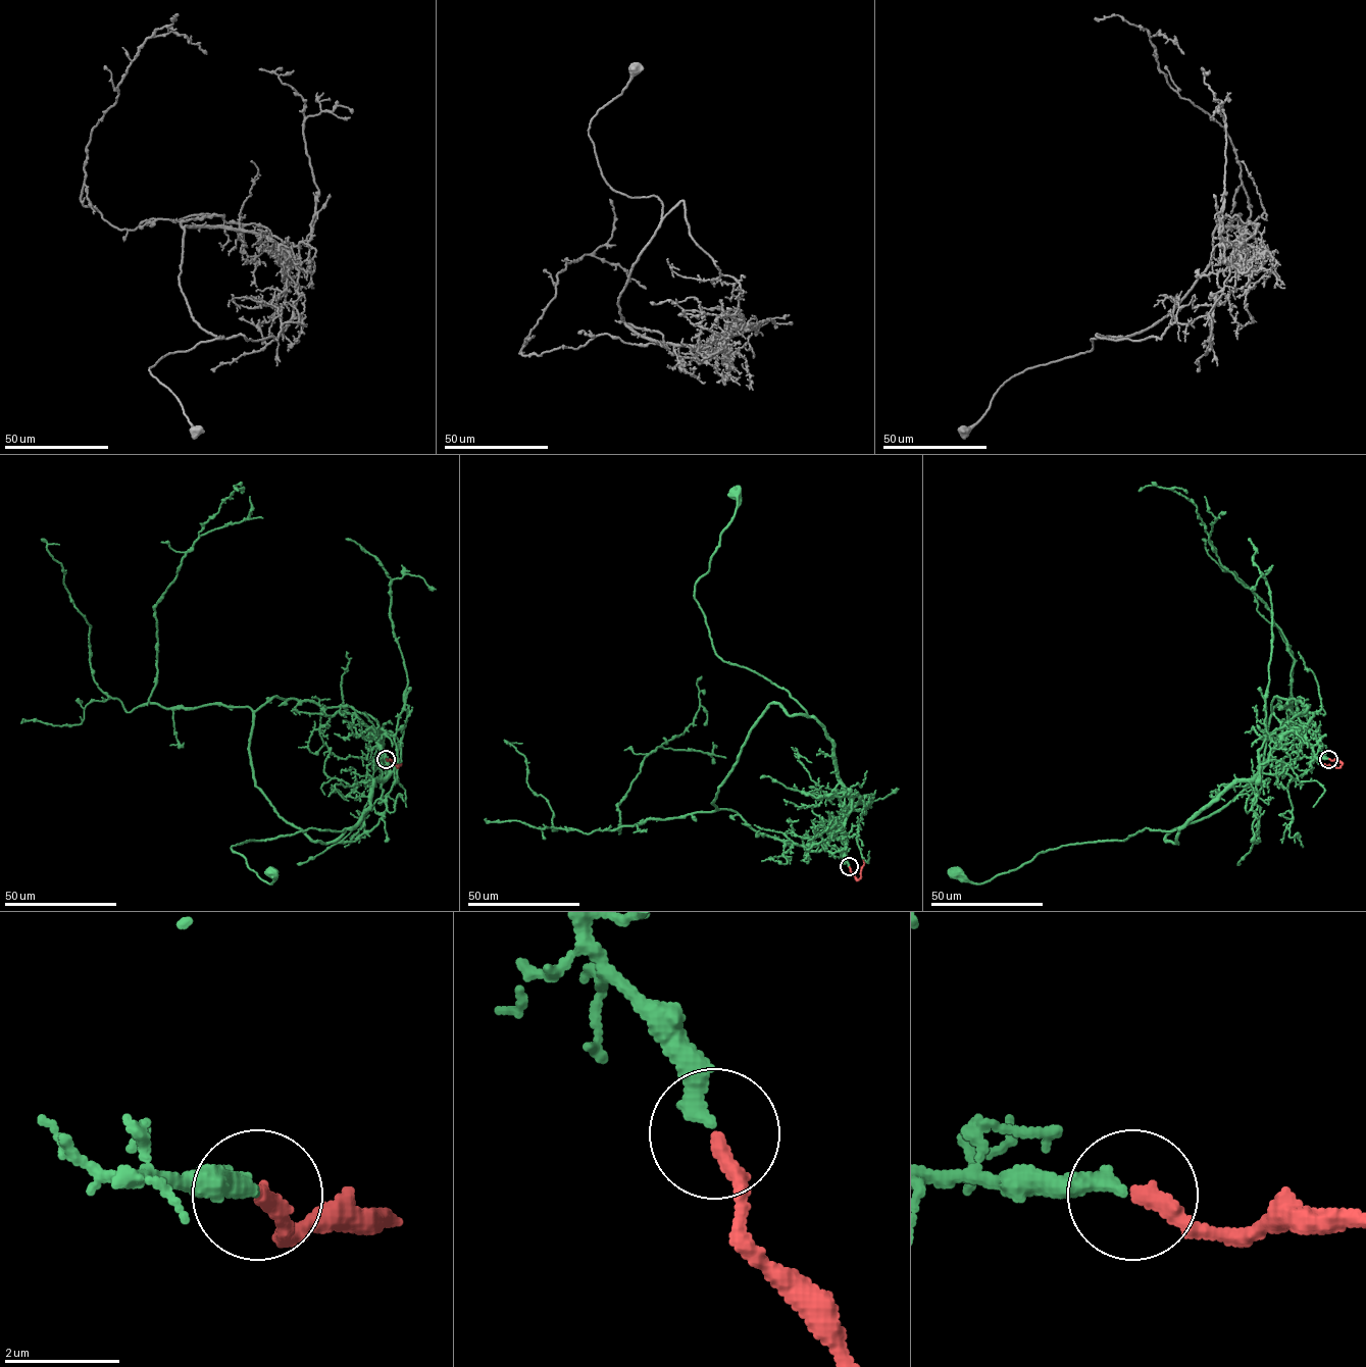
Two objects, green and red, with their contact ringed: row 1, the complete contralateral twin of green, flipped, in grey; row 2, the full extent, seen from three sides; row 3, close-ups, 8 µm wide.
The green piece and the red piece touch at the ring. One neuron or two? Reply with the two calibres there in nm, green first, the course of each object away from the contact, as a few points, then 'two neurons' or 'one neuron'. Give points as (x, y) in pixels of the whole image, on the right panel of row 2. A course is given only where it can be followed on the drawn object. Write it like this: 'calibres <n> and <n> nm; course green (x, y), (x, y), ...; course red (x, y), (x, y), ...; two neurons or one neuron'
calibres 300 and 300 nm; course green (1328, 759), (1285, 731), (1257, 773), (1235, 781), (1181, 827), (1047, 850), (981, 883), (956, 873); course red (1328, 759), (1338, 760), (1343, 764), (1337, 768), (1322, 764); one neuron

